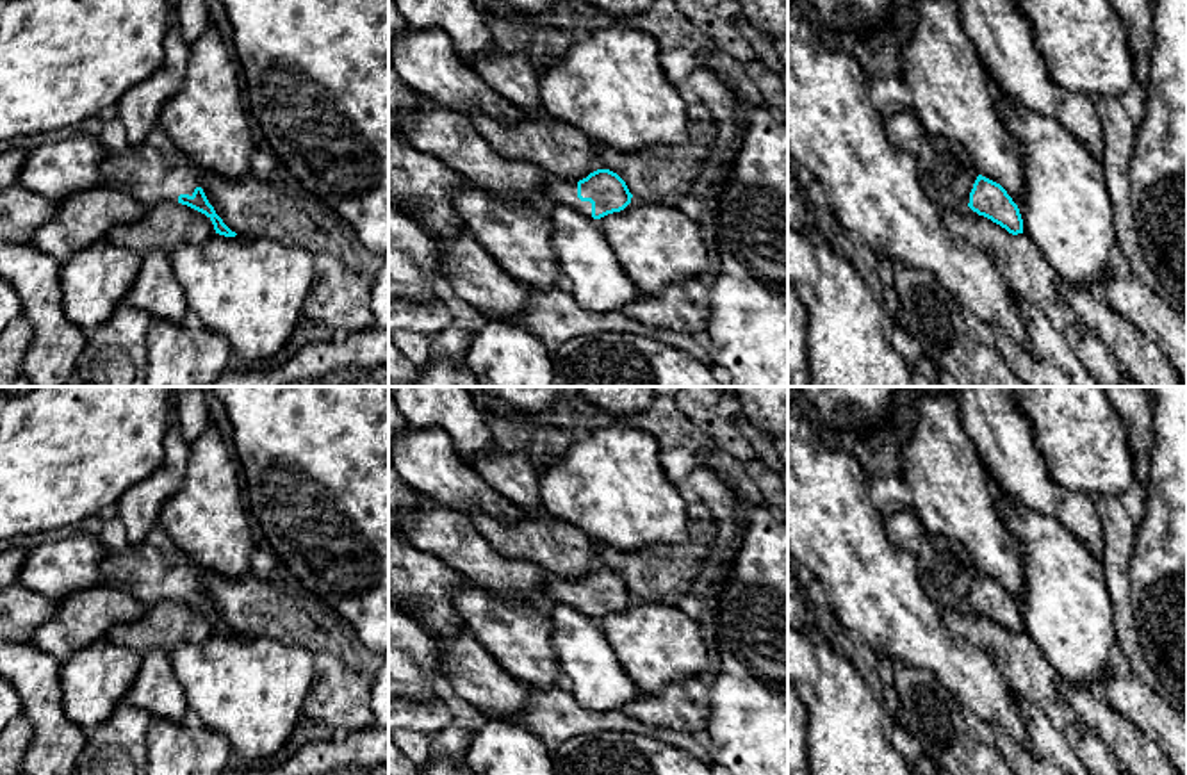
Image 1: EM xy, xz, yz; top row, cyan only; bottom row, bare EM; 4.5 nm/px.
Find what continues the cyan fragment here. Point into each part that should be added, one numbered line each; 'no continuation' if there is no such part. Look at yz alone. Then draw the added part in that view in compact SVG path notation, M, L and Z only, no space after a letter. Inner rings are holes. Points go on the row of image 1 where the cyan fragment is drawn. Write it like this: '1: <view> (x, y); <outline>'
1: yz (945, 171); M909 109L888 110L884 132L895 148L913 155L920 185L936 207L970 203L978 171L959 143L927 132Z

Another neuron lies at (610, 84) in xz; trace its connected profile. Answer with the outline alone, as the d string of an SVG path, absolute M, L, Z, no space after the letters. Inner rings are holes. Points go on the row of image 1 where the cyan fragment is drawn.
M601 29L576 41L563 59L538 69L542 110L585 132L594 143L634 151L647 146L690 143L686 102L661 69L656 39L642 30Z

